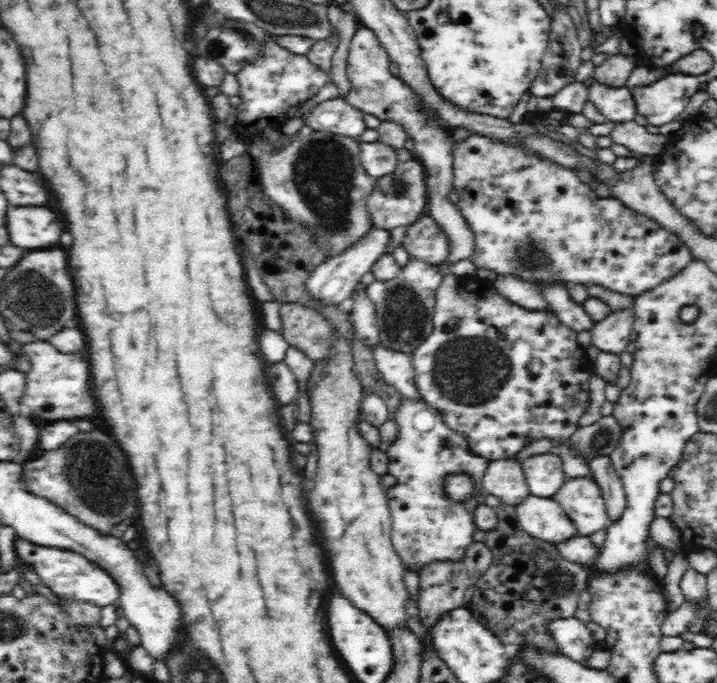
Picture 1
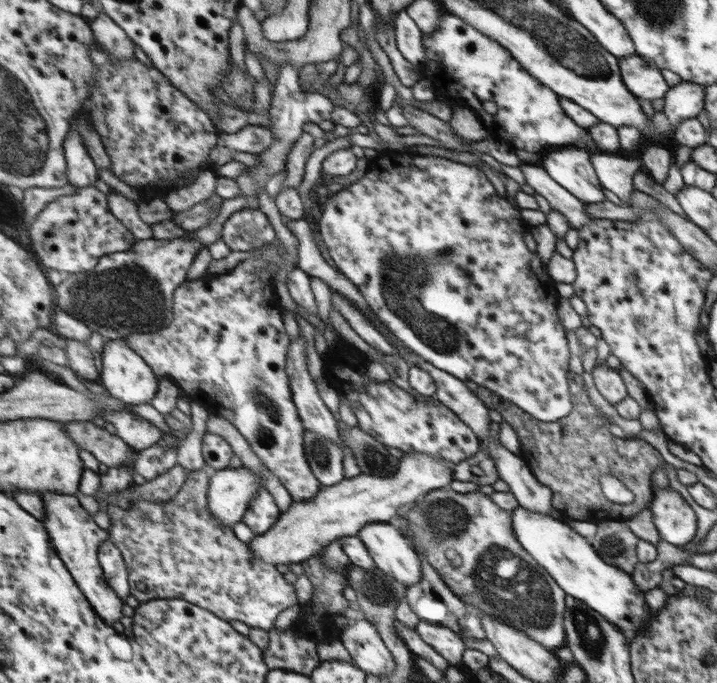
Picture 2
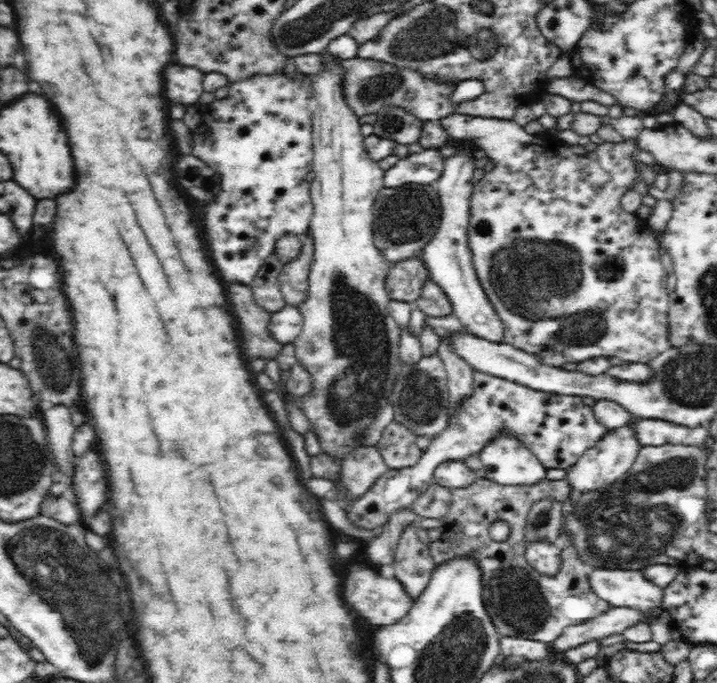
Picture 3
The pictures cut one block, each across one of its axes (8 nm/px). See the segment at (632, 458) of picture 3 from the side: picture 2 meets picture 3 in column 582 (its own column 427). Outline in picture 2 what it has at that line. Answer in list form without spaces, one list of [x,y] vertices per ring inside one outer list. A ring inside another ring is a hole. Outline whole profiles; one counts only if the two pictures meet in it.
[[[403,453],[400,466],[387,477],[370,477],[359,474],[348,480],[341,480],[333,486],[321,486],[313,499],[292,500],[287,512],[269,531],[254,537],[247,544],[261,562],[269,564],[300,563],[309,556],[321,552],[332,540],[345,536],[356,536],[362,527],[370,523],[392,523],[398,512],[408,507],[430,491],[441,489],[455,479],[452,468],[445,460],[421,453]]]

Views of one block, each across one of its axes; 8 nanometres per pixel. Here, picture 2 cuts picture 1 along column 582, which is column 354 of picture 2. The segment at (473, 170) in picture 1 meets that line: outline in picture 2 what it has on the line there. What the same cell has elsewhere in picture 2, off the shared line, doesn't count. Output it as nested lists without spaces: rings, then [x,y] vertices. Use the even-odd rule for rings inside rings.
[[[383,151],[369,160],[369,166],[361,178],[335,192],[324,202],[323,210],[318,212],[316,221],[320,238],[327,249],[327,256],[334,261],[339,272],[356,286],[356,290],[365,299],[365,304],[381,324],[417,356],[459,380],[471,380],[478,386],[493,391],[497,396],[517,405],[517,408],[530,414],[535,420],[555,424],[559,418],[569,414],[570,388],[567,388],[568,378],[565,374],[568,374],[567,360],[570,352],[563,326],[555,314],[557,292],[553,288],[553,280],[545,276],[543,260],[531,254],[521,240],[521,234],[529,232],[530,227],[519,218],[519,212],[509,202],[497,196],[497,192],[477,170],[477,166],[471,168],[449,159],[413,154],[411,151]]]

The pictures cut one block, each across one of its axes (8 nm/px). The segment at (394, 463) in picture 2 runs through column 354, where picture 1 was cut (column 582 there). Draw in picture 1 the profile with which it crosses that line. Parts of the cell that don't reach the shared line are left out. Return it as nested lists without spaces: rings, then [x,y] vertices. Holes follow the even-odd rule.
[[[613,415],[600,417],[594,424],[580,427],[568,440],[589,467],[594,458],[610,456],[622,436],[623,427]]]

